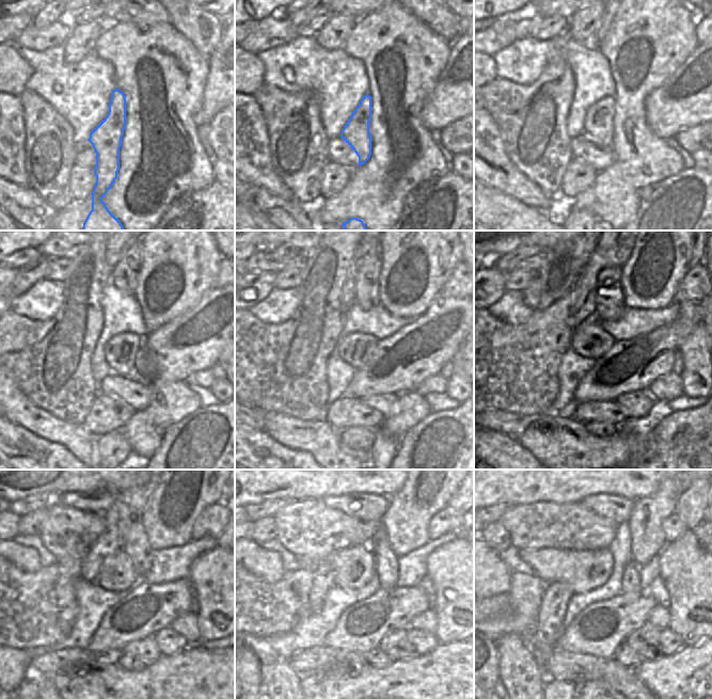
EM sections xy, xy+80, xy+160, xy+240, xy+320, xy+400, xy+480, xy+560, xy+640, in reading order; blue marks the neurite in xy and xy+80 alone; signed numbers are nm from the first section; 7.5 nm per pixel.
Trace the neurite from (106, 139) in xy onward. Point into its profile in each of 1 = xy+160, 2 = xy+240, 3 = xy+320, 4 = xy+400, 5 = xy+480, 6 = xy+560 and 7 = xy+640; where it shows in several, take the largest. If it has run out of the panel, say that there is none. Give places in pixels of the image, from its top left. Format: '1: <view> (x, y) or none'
1: xy+160 (599, 117)
2: xy+240 (121, 351)
3: xy+320 (356, 349)
4: xy+400 (589, 339)
5: xy+480 (116, 573)
6: xy+560 (353, 567)
7: xy+640 (583, 571)

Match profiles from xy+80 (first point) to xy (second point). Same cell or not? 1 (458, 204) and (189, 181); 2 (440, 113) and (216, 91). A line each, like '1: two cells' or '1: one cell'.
1: two cells
2: one cell

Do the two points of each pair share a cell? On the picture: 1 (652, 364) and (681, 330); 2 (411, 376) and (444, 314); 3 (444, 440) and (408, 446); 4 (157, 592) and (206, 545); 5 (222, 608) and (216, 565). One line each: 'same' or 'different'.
1: same
2: same
3: same
4: different
5: same

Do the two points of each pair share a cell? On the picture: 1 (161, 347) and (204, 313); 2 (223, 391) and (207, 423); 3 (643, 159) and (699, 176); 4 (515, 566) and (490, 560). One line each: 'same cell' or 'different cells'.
1: same cell
2: different cells
3: different cells
4: different cells

